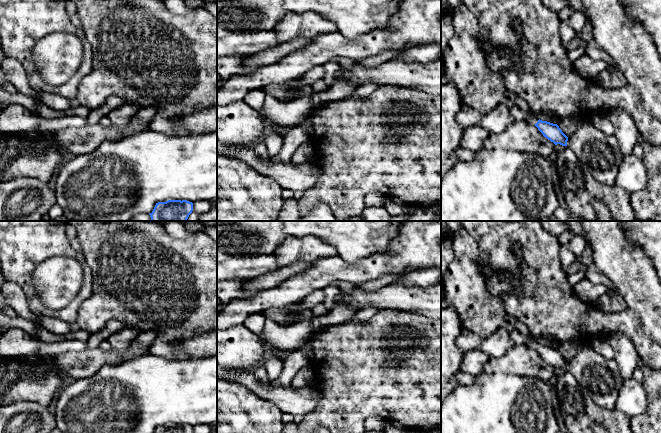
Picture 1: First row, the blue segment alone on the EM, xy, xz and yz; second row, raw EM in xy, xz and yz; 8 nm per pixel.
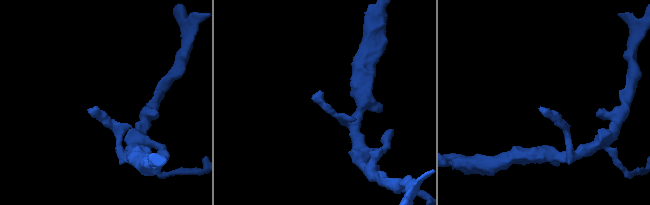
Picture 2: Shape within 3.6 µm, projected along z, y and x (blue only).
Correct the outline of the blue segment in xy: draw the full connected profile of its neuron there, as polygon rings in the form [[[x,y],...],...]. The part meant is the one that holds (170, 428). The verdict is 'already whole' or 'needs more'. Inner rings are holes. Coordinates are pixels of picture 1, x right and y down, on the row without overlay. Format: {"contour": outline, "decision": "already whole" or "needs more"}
{"contour": [[[168,424],[156,427],[154,433],[193,433],[193,427],[187,424]]], "decision": "already whole"}

